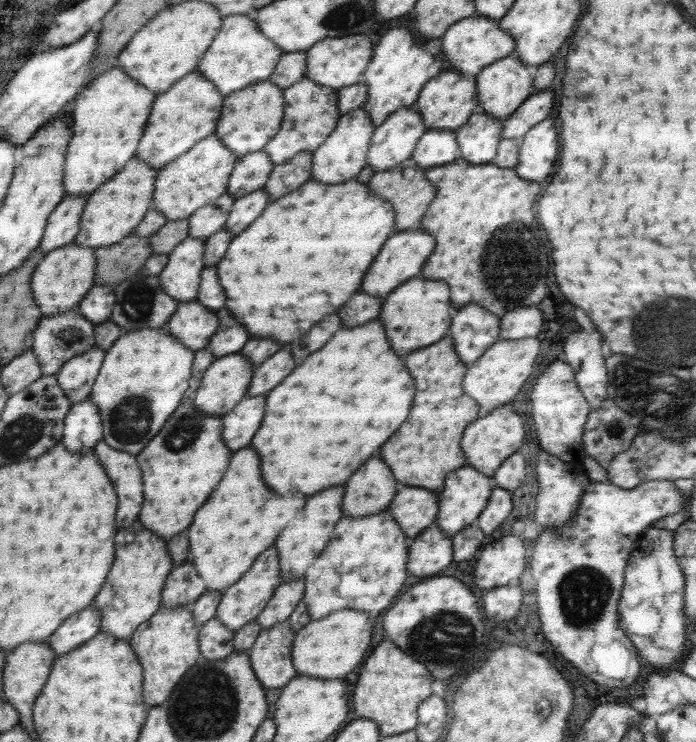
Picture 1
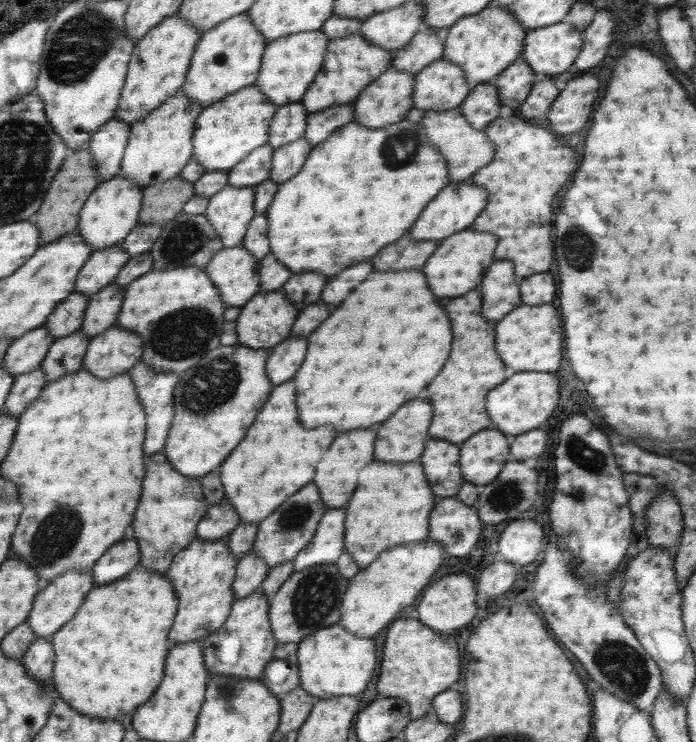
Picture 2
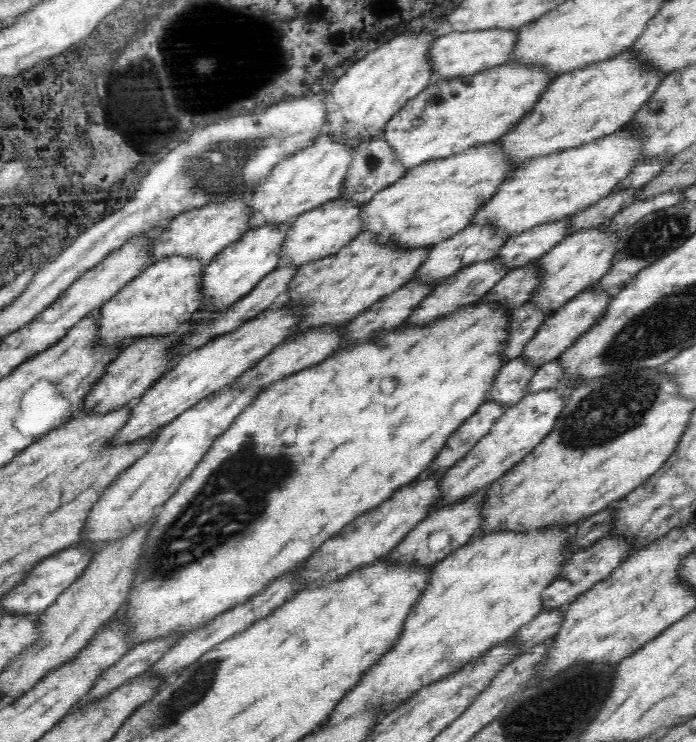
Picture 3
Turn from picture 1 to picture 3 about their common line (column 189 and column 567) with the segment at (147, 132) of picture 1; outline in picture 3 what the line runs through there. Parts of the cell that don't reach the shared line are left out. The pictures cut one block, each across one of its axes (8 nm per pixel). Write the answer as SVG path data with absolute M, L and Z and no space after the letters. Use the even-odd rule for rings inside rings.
M627 49L609 60L554 78L522 122L499 139L499 146L509 162L515 162L519 168L532 158L584 146L621 130L666 77L652 67L642 67L635 58L632 50Z

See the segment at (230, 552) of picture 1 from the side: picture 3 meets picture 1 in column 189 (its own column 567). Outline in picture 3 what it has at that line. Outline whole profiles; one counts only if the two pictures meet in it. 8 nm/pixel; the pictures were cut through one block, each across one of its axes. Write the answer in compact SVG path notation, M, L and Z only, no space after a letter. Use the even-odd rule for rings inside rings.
M544 528L528 534L477 532L465 546L448 553L434 566L430 584L410 610L394 650L372 666L340 700L326 724L336 726L372 704L379 704L385 716L422 686L460 670L464 664L514 637L543 609L543 592L560 574L564 558L568 558L564 554L568 536L568 528Z

